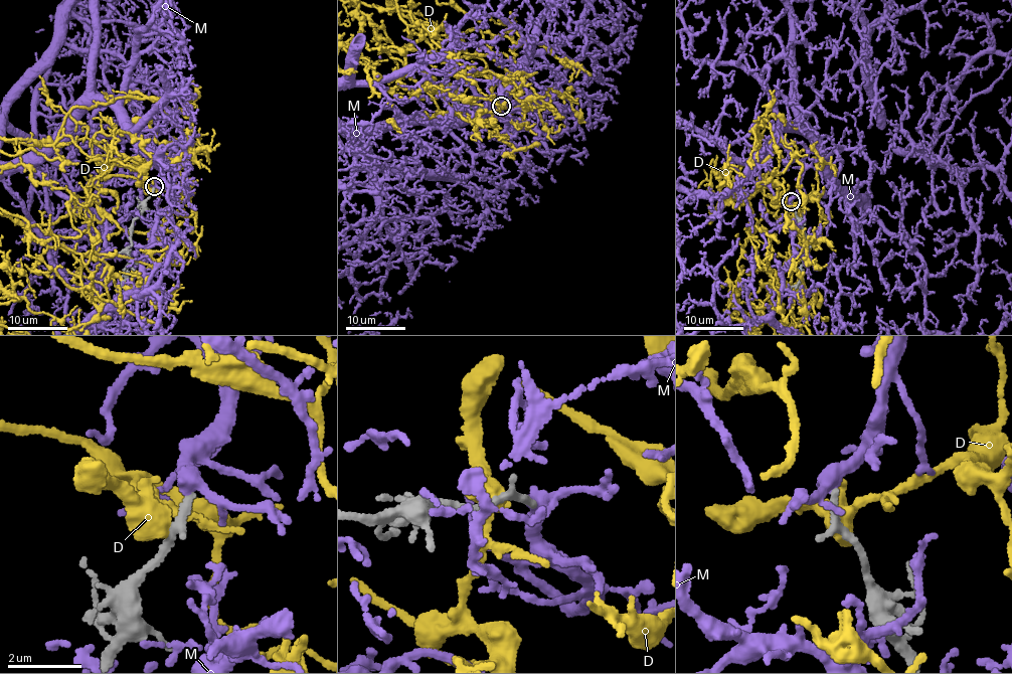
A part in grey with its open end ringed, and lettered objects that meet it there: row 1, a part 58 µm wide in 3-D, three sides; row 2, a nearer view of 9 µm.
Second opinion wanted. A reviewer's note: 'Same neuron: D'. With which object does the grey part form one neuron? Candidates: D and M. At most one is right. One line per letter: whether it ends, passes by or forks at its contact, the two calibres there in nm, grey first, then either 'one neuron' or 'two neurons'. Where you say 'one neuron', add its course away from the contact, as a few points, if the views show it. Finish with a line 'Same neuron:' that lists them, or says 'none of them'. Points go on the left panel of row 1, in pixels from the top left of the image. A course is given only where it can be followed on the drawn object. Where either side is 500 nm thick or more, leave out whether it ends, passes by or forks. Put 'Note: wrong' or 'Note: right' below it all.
D: it passes by; calibres 320 and 440 nm; two neurons
M: it passes by; calibres 150 and 360 nm; two neurons
Same neuron: none of them
Note: wrong

